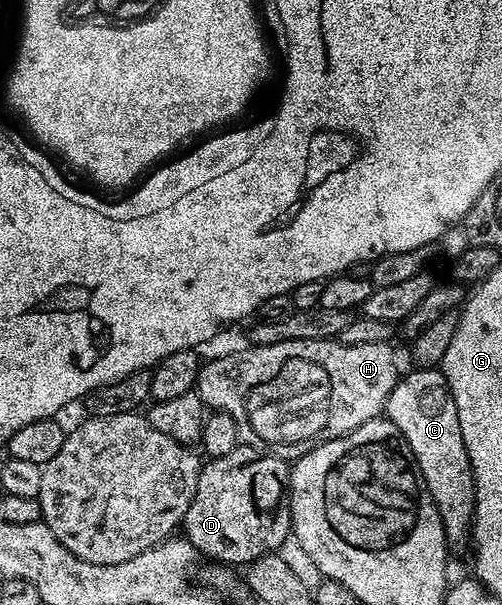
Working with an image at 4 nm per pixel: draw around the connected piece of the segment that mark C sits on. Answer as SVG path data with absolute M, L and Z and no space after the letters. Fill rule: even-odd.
M416 367L415 372L404 375L395 384L395 389L389 394L385 409L386 419L391 420L401 430L405 442L413 450L419 473L423 475L425 486L433 498L447 535L448 545L468 543L473 527L473 513L475 511L475 479L471 463L465 450L465 442L461 434L461 422L457 418L457 406L447 379L443 377L439 368Z

